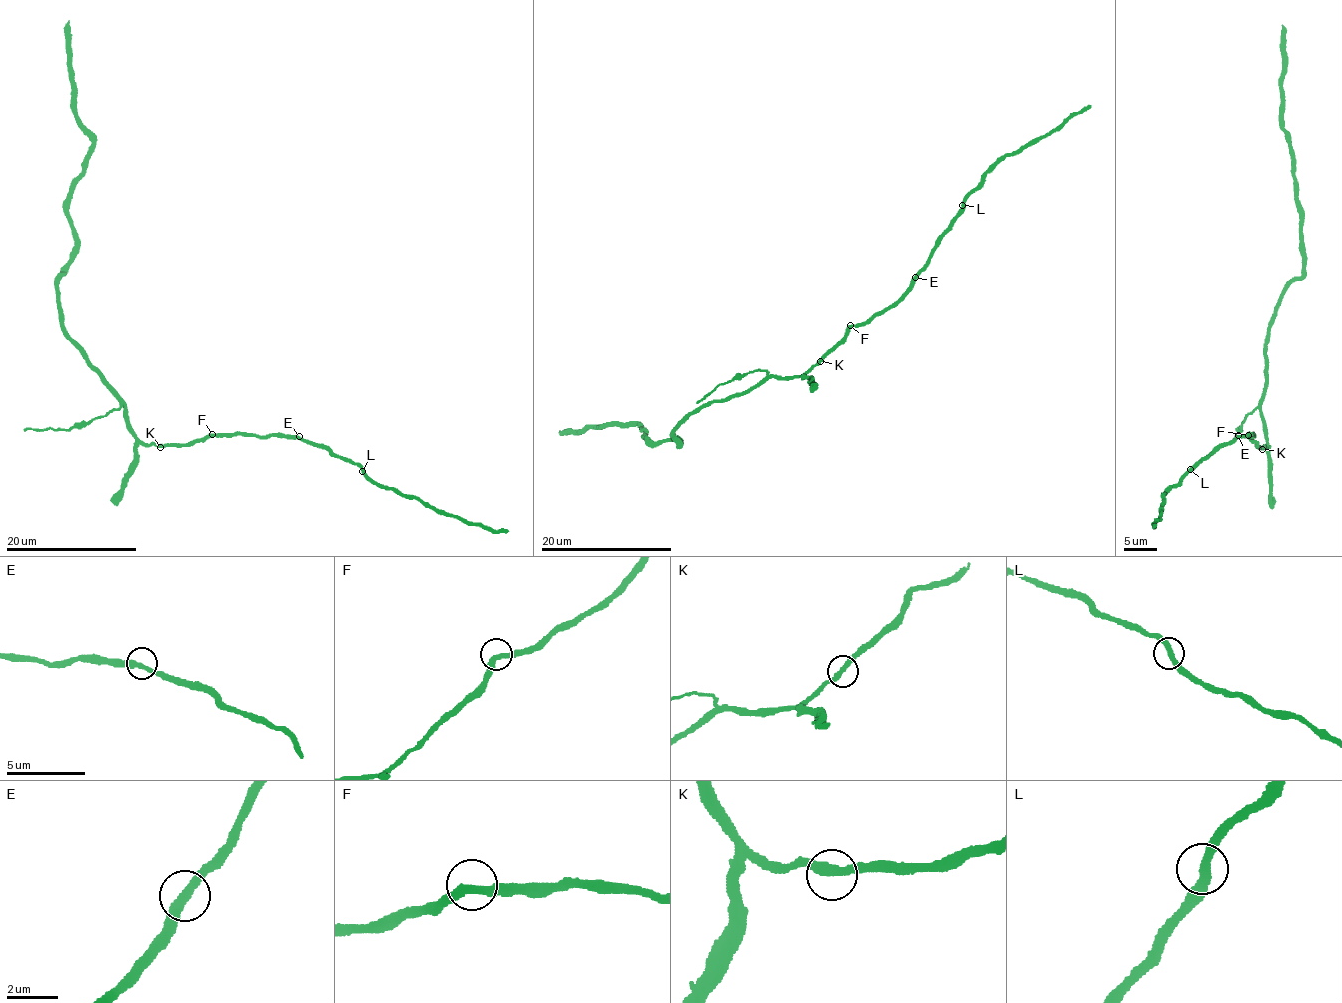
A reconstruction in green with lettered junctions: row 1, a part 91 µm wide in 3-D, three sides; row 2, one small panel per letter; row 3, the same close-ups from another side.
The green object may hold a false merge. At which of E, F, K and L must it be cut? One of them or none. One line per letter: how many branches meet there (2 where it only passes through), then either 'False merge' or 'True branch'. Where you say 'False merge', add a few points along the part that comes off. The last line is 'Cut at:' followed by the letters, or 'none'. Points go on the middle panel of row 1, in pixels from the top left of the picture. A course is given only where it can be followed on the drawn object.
E: Branches: 2. True branch
F: Branches: 2. True branch
K: Branches: 2. True branch
L: Branches: 2. True branch
Cut at: none

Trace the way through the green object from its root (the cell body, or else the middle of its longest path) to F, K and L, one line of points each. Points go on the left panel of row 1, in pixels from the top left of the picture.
F: (126, 419), (127, 426), (146, 444), (194, 444), (212, 434)
K: (126, 419), (127, 426), (139, 439), (161, 447)
L: (126, 419), (127, 426), (146, 444), (194, 444), (211, 435), (292, 435), (355, 463), (362, 471)

